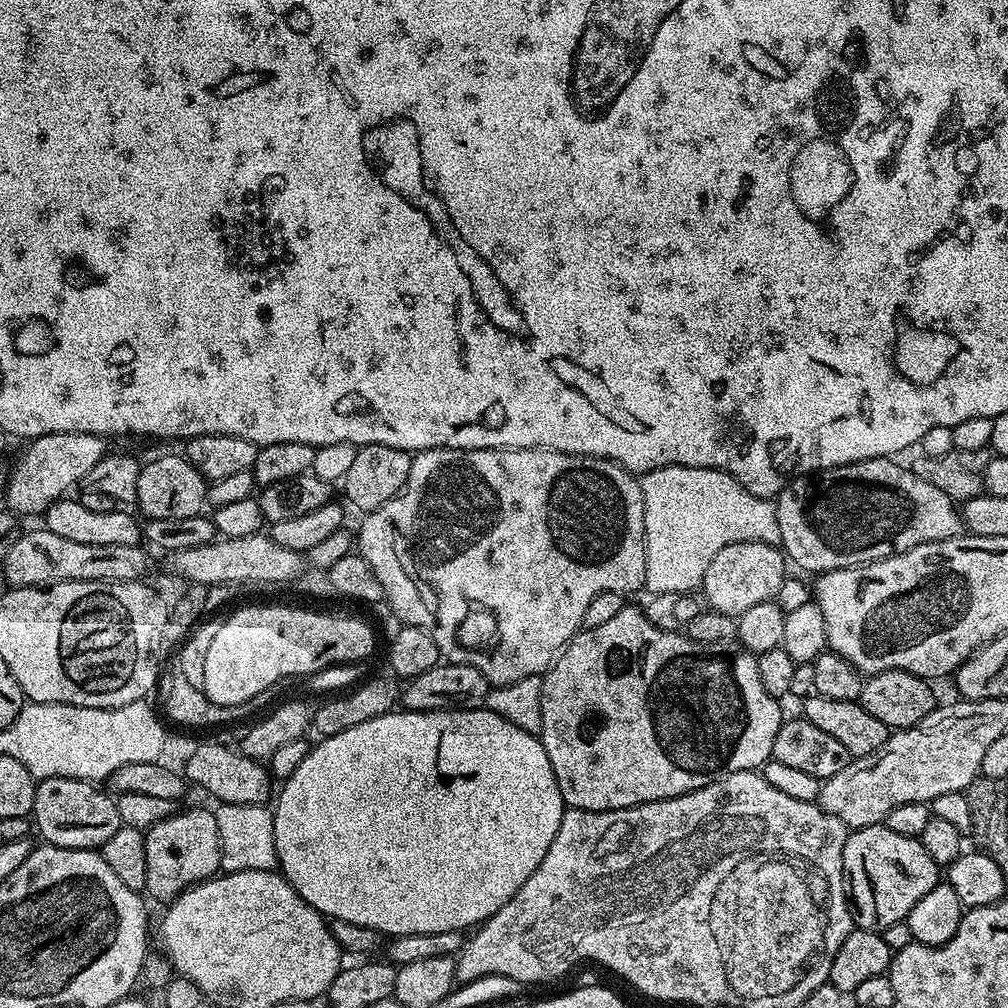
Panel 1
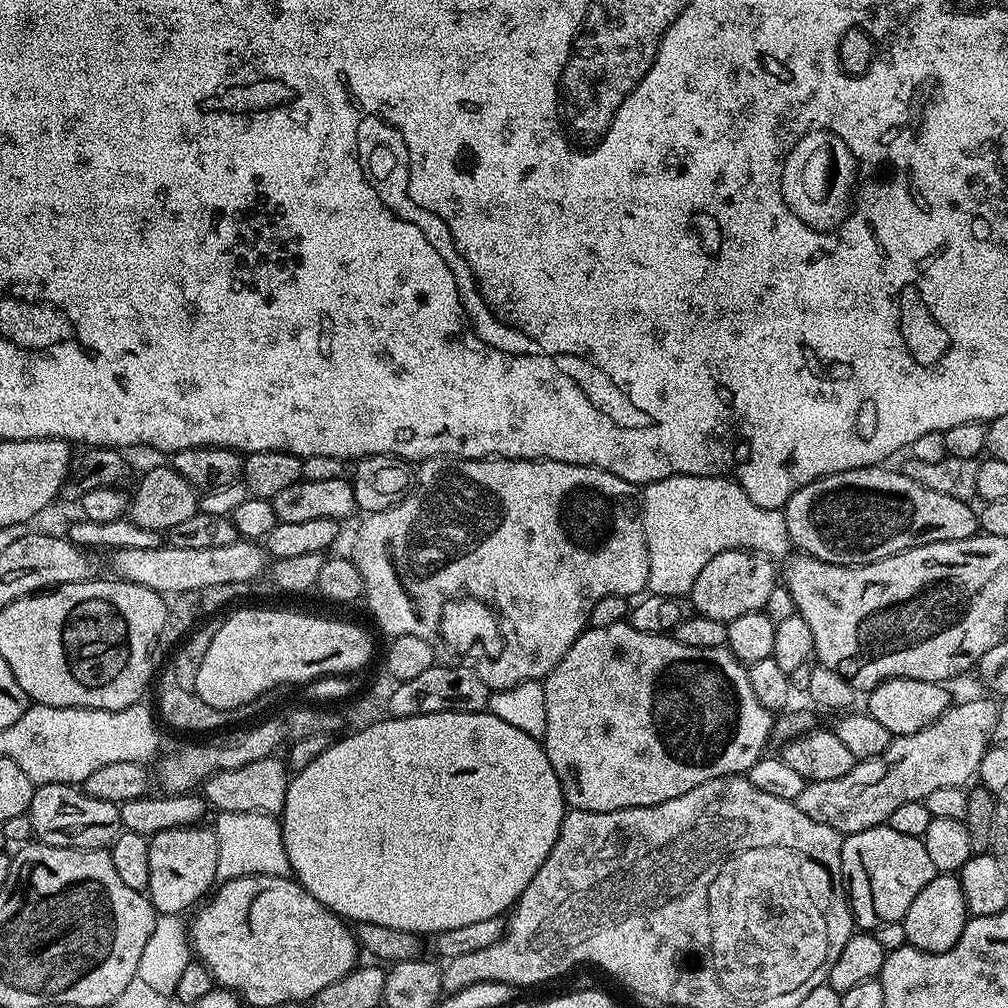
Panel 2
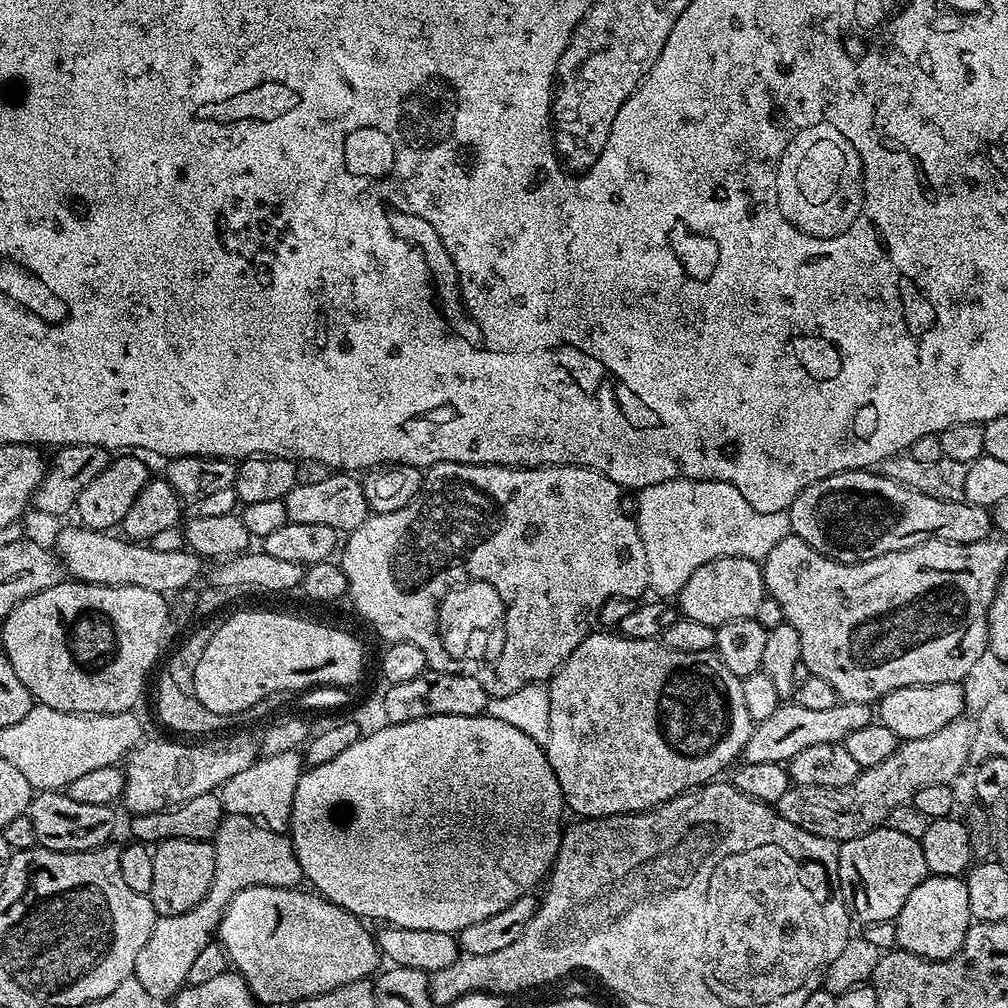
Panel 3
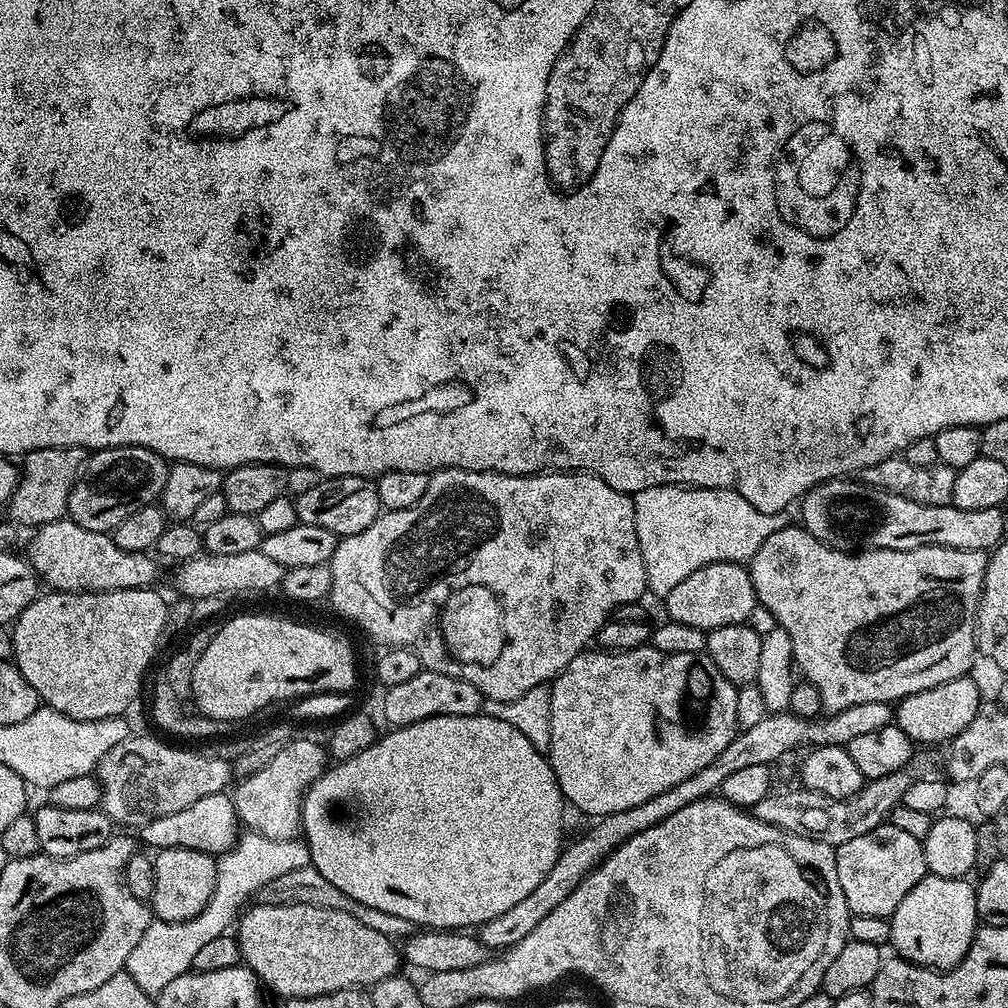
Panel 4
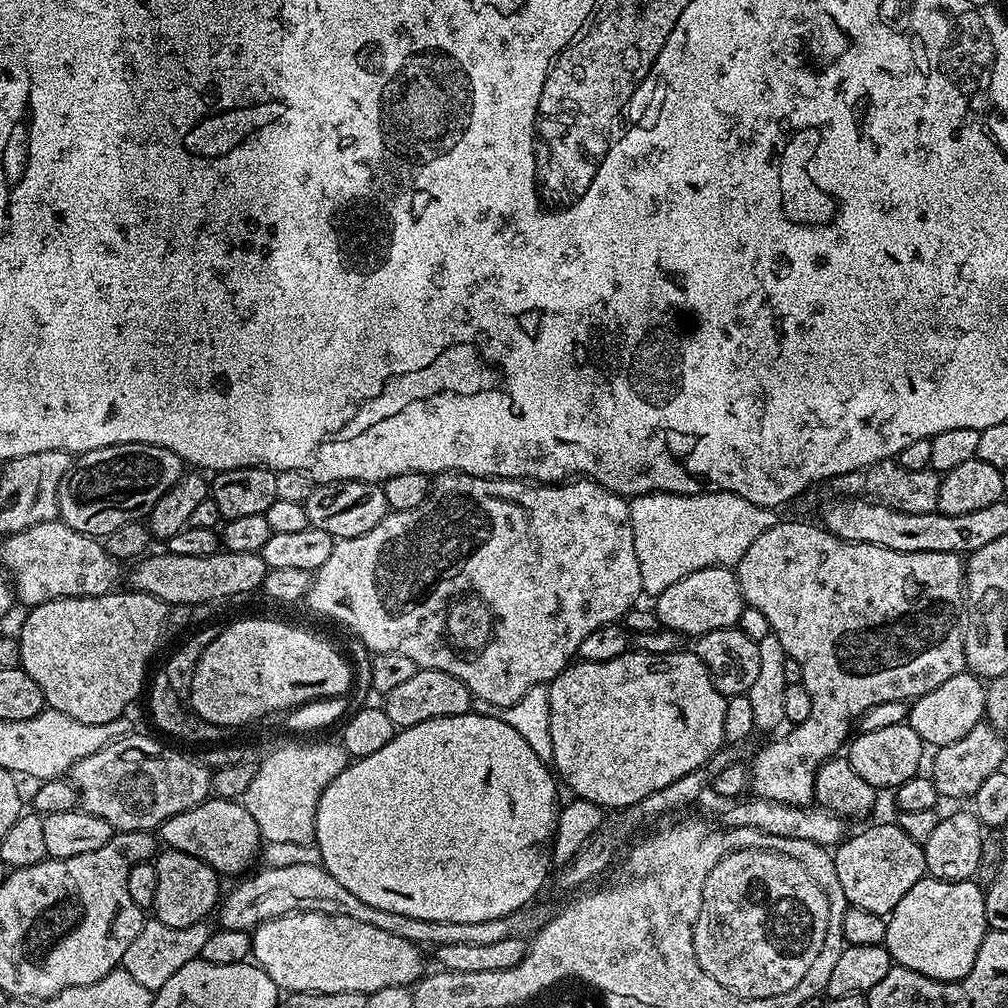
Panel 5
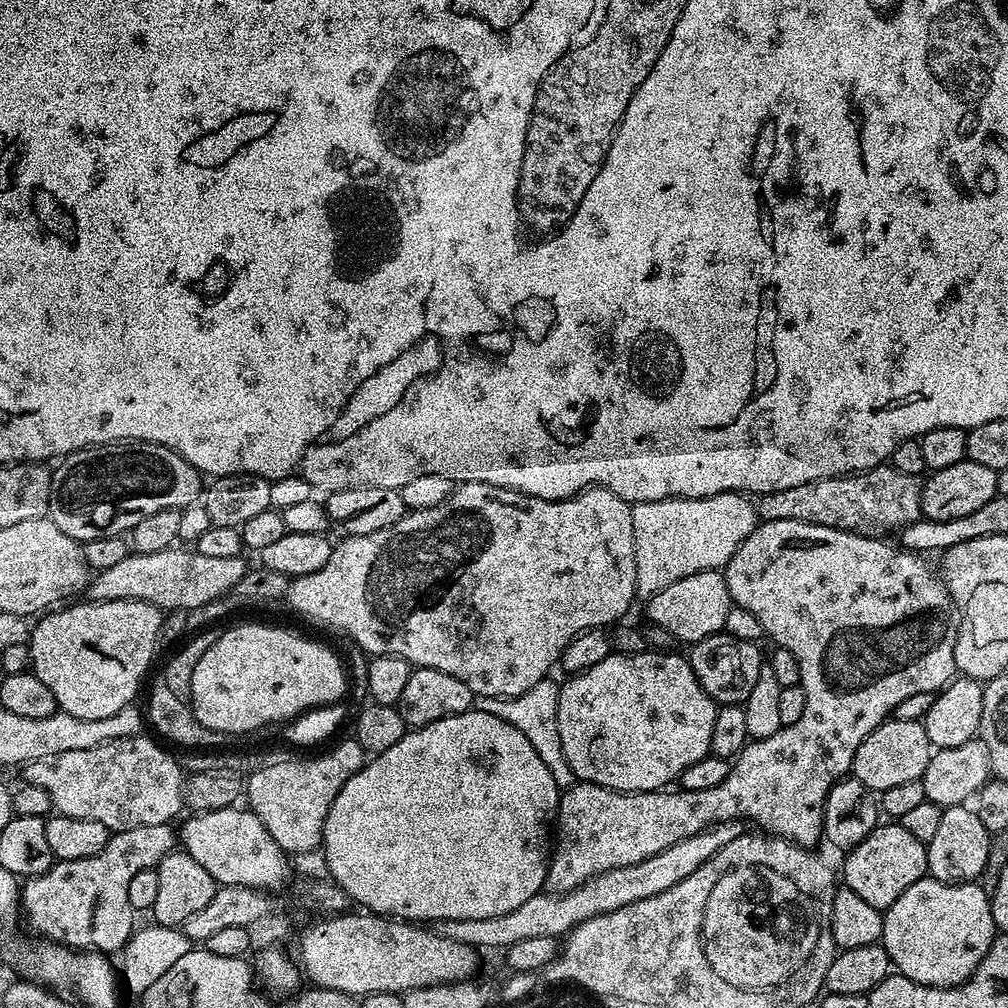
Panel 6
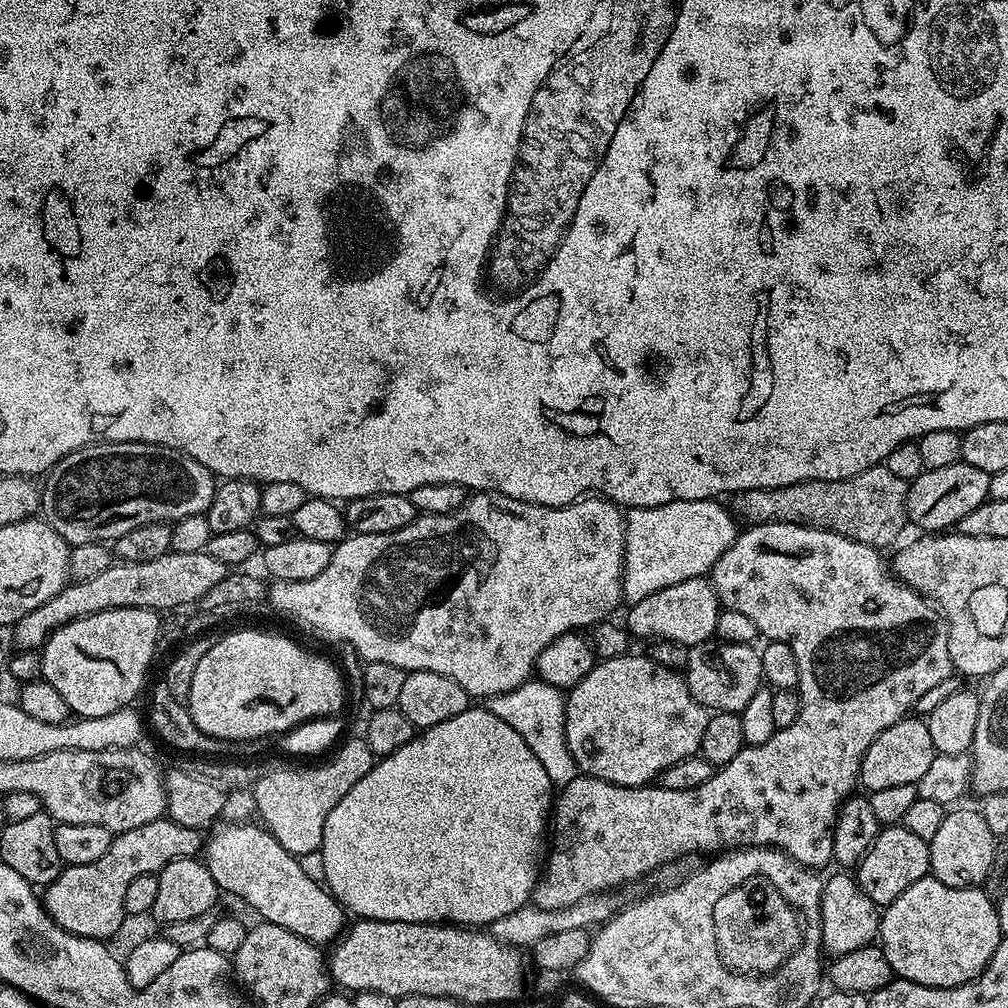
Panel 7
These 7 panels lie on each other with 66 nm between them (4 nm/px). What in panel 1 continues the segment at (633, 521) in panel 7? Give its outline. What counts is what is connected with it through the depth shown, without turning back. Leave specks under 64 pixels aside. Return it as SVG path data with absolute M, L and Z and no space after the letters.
M666 466L643 473L639 481L644 495L644 588L649 593L678 594L697 591L703 585L704 575L714 554L718 554L718 550L723 550L725 546L734 546L734 542L780 543L775 503L750 494L750 490L742 487L729 472L719 472L716 468Z

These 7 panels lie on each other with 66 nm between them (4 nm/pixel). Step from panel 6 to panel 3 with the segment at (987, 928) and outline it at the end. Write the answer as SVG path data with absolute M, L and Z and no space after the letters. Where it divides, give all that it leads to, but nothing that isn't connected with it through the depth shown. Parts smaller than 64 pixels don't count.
M929 874L906 898L906 906L896 916L896 943L899 951L909 952L915 956L925 956L928 960L945 960L955 954L962 946L968 929L974 921L970 914L970 894L967 883L958 876L933 876Z

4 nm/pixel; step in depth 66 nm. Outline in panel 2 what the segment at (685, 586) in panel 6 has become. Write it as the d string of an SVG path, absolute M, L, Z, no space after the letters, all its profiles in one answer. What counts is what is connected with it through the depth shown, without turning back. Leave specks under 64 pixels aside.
M726 550L722 554L714 554L714 558L702 566L702 574L694 578L690 593L690 601L696 607L693 609L701 616L723 622L742 618L742 614L763 612L770 590L778 586L778 568L772 564L775 563L760 552Z

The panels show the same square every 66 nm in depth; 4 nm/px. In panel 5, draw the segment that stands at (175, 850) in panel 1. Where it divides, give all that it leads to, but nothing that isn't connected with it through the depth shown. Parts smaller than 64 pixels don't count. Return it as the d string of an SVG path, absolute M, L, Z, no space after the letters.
M164 850L155 857L154 863L158 870L158 892L154 894L151 911L155 919L161 920L166 926L185 928L207 921L214 909L221 903L221 877L206 862L194 858L190 854Z

